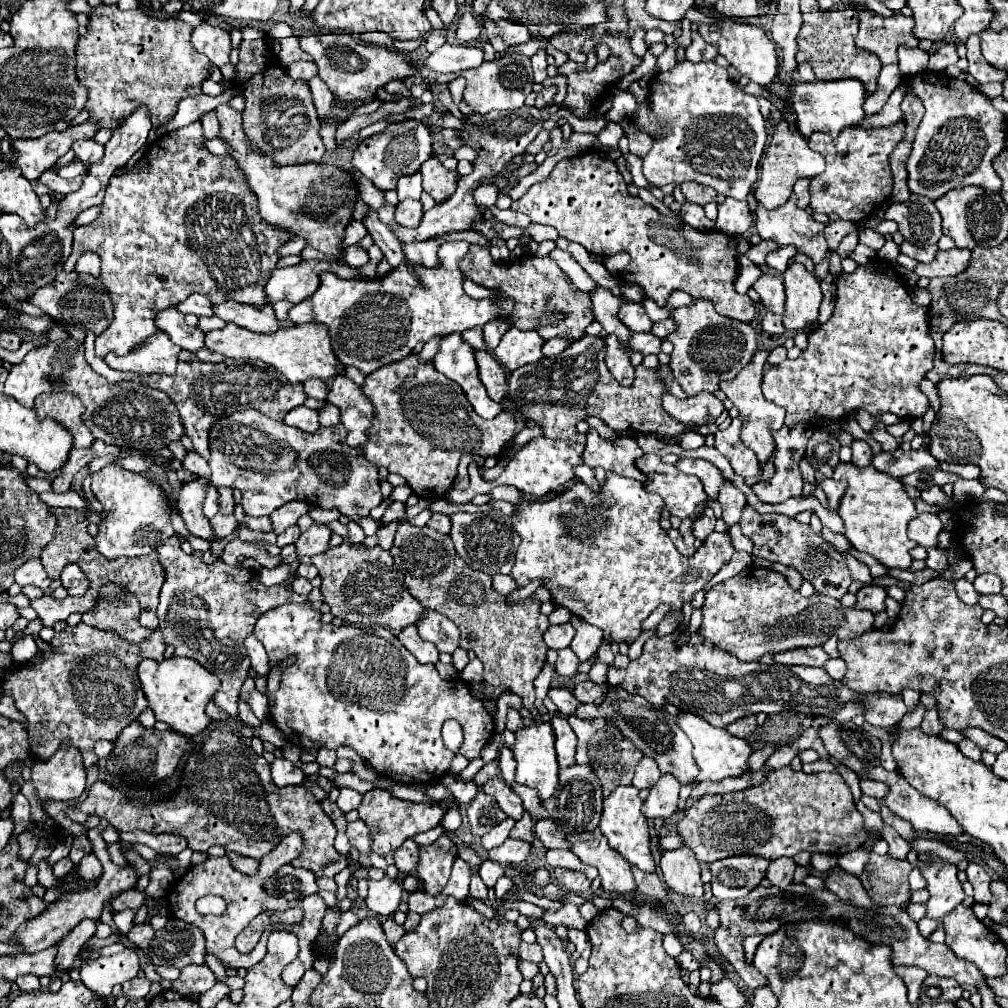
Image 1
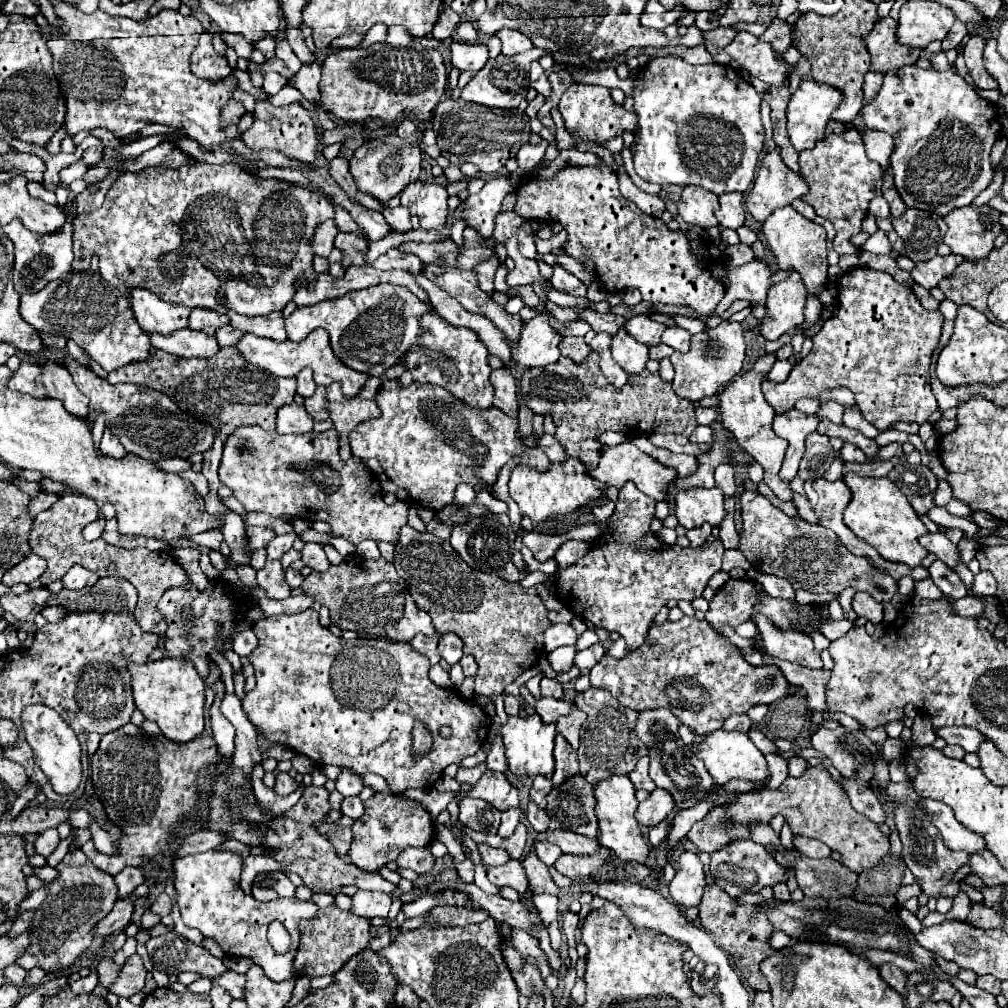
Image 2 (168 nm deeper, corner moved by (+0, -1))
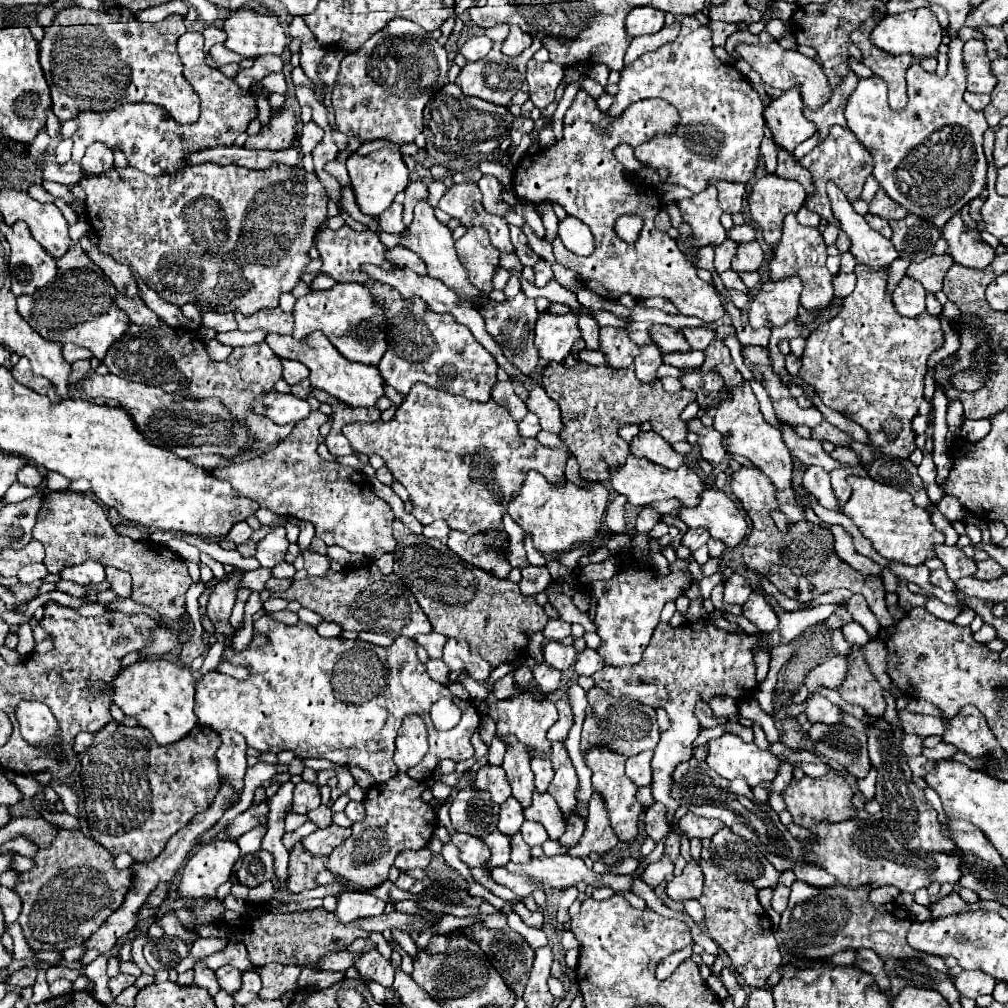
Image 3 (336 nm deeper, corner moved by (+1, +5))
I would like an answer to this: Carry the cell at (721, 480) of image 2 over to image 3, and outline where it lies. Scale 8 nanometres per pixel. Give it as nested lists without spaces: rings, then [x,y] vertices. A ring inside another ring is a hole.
[[[699,418],[689,420],[689,430],[699,434],[699,450],[701,450],[701,456],[703,456],[713,468],[721,468],[721,464],[725,462],[727,452],[725,452],[723,444],[721,444],[719,434],[715,434],[713,428],[705,428]]]

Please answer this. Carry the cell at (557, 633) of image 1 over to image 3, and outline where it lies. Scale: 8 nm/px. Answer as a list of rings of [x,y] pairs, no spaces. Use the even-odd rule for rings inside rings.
[[[551,618],[543,630],[545,638],[553,638],[553,640],[563,640],[565,636],[571,634],[571,624],[559,620],[559,618]]]

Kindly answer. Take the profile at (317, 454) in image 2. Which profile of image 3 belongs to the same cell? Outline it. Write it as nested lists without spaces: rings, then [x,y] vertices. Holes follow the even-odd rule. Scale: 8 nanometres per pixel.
[[[317,410],[309,418],[305,418],[303,422],[297,422],[293,432],[277,444],[277,450],[271,450],[271,452],[257,456],[257,458],[251,458],[247,462],[235,462],[235,464],[229,464],[225,468],[215,468],[211,474],[219,480],[231,482],[235,492],[251,498],[253,502],[257,502],[263,508],[269,508],[275,514],[293,516],[299,520],[313,522],[315,534],[327,546],[337,544],[349,552],[359,552],[359,554],[375,556],[375,558],[379,558],[385,552],[393,552],[395,550],[395,538],[393,538],[391,526],[393,526],[395,516],[391,512],[391,506],[373,494],[373,490],[367,484],[367,478],[359,470],[349,468],[349,466],[341,466],[341,464],[331,464],[331,462],[323,464],[323,458],[319,456],[317,446],[319,446],[319,428],[325,420],[329,420],[329,416],[325,416],[323,412]]]

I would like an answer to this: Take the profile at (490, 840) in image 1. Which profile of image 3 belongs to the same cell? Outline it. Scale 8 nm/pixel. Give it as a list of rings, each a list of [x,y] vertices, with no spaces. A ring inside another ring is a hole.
[[[509,798],[507,802],[501,804],[501,814],[499,814],[499,830],[507,836],[519,832],[521,824],[523,824],[523,808],[515,798]]]

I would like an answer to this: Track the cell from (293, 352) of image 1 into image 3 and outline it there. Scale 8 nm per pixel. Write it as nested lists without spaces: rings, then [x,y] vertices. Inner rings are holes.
[[[313,332],[307,338],[295,340],[293,336],[279,336],[279,334],[267,334],[265,342],[269,348],[281,358],[281,360],[299,360],[311,370],[311,386],[321,388],[329,392],[331,396],[339,398],[341,402],[349,406],[375,406],[377,398],[383,396],[383,376],[379,374],[377,366],[359,364],[343,358],[339,350],[325,338],[323,332]]]

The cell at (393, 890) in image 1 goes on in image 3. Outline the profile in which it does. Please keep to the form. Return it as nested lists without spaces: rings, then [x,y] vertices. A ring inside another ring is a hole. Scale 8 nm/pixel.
[[[345,890],[339,896],[337,904],[337,914],[341,922],[351,922],[355,918],[367,918],[367,916],[377,916],[383,914],[385,902],[375,898],[371,892],[355,892],[355,890]]]

